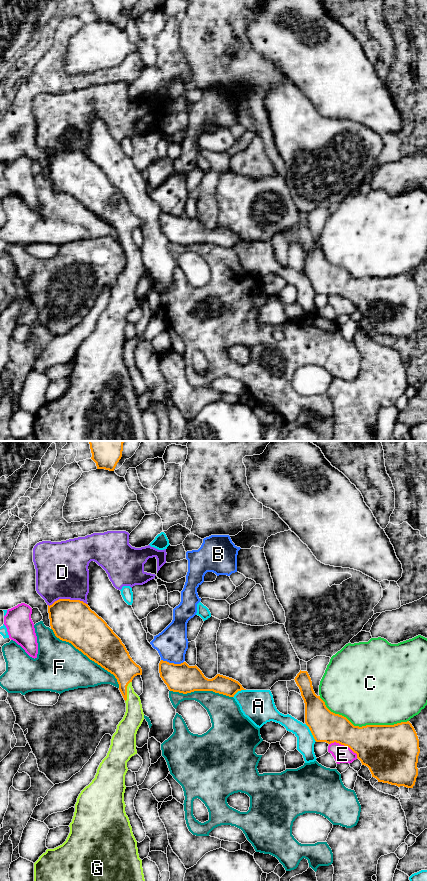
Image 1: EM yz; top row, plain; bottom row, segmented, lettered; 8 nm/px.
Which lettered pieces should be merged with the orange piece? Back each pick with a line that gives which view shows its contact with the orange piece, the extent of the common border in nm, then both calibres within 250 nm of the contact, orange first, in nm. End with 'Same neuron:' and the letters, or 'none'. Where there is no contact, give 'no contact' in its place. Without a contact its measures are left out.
G: contact in yz; length 180 nm; calibres 220 and 160 nm
Same neuron: G

